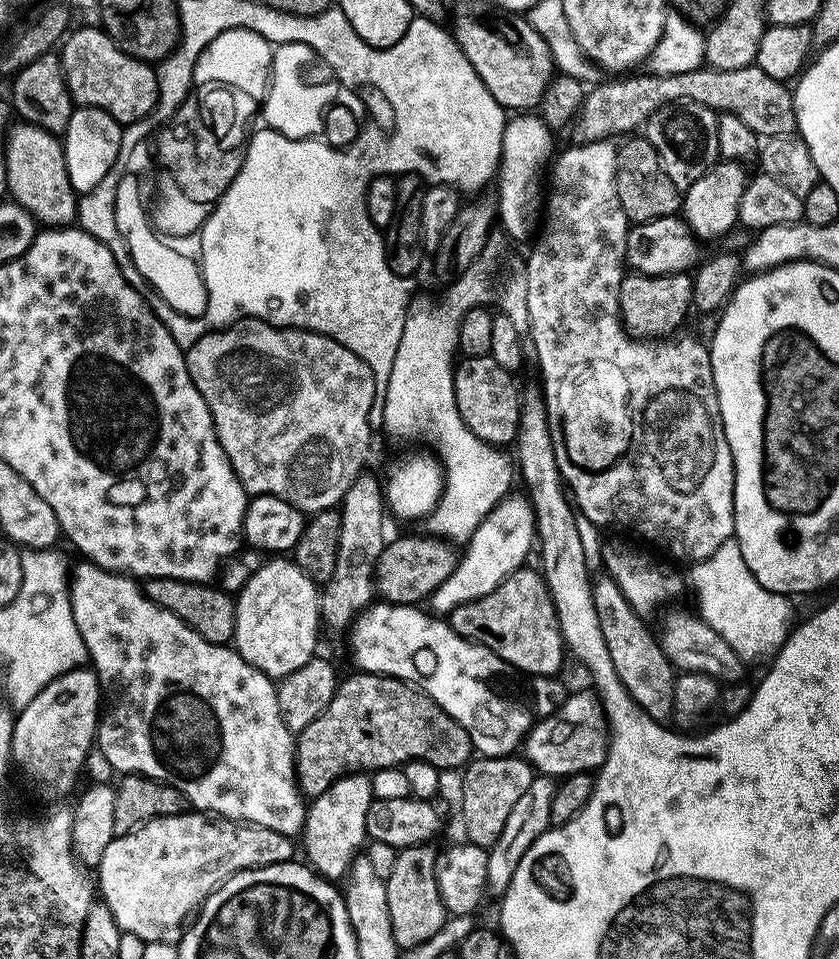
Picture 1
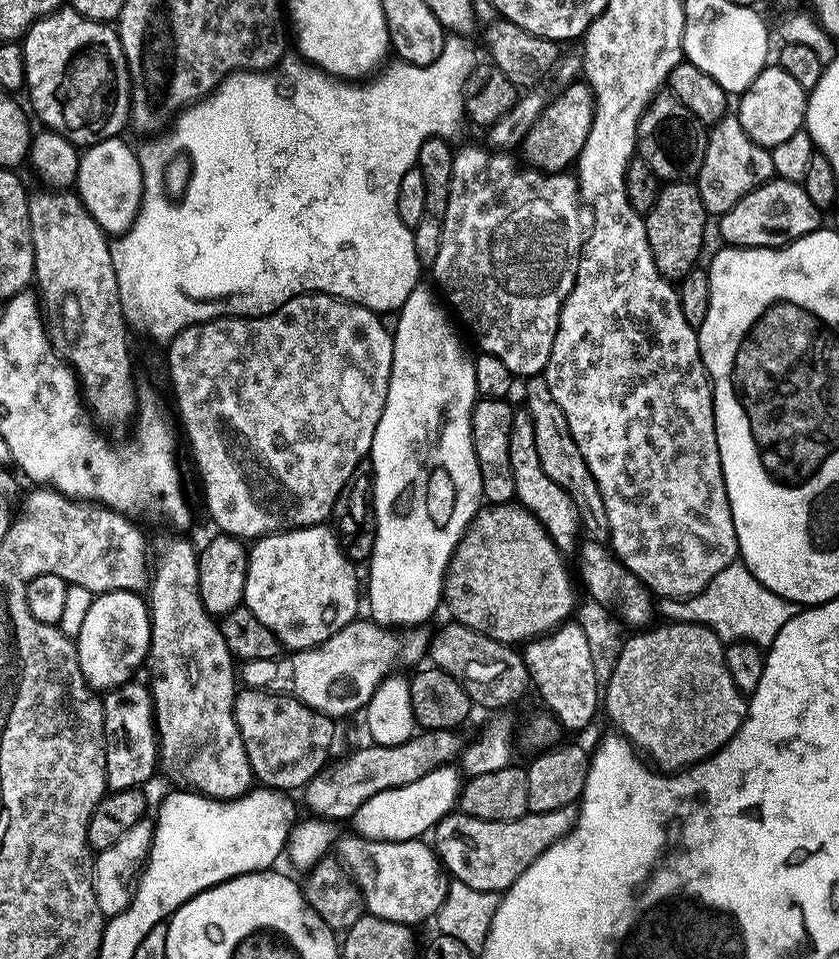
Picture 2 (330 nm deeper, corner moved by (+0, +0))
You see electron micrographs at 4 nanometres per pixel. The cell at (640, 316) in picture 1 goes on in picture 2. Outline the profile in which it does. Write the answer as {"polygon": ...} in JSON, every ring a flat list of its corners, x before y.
{"polygon":[[668,182,661,187,658,202,644,216,644,225,654,266,665,280,679,282,701,263,700,251,704,248,704,231,708,228,708,220,710,214,704,208,695,183]]}

